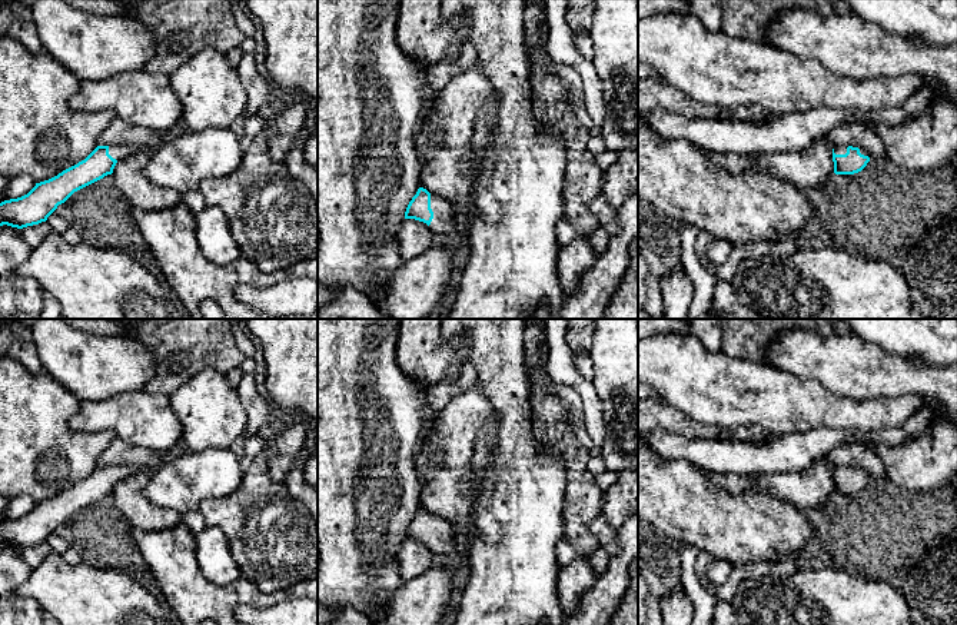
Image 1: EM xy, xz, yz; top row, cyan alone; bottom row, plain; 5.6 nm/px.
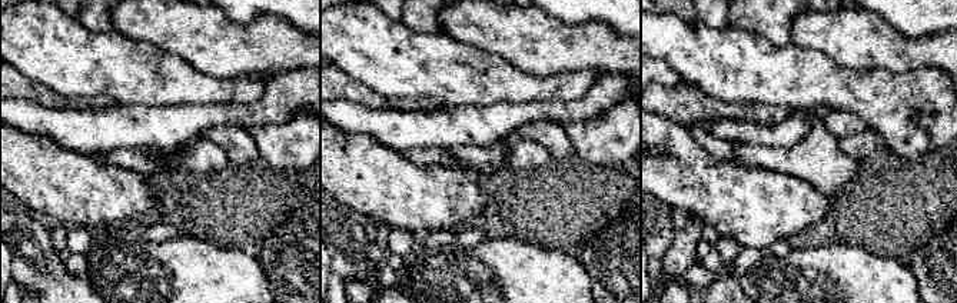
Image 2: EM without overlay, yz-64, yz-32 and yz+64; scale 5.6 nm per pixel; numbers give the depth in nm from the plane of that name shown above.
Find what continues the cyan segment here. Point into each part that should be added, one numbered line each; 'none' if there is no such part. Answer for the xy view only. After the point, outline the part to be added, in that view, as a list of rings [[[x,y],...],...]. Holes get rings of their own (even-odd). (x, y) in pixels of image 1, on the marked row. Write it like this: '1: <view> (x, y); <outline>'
1: xy (118, 152); [[[180,119],[180,122],[170,130],[167,132],[163,132],[163,143],[160,146],[157,146],[156,149],[153,147],[142,147],[142,146],[136,146],[136,144],[116,144],[116,146],[109,146],[109,154],[116,159],[116,160],[122,160],[139,150],[149,150],[150,153],[154,153],[157,149],[160,149],[166,142],[172,142],[175,139],[177,139],[179,136],[185,134],[186,133],[186,124],[183,122],[183,119]]]

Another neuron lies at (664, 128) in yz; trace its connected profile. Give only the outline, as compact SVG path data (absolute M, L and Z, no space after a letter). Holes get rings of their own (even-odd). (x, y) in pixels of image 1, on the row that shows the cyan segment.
M926 84L913 93L903 106L875 112L845 112L817 107L805 113L771 116L765 122L687 119L675 113L654 110L638 114L654 132L668 139L684 139L704 153L777 154L800 153L844 123L878 122L901 124L911 120L937 96L938 86Z

